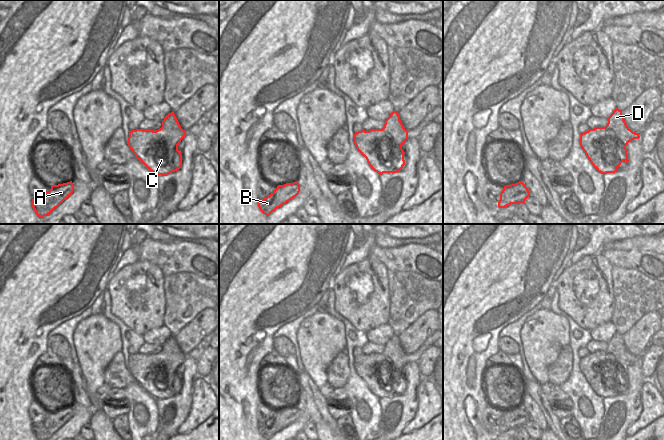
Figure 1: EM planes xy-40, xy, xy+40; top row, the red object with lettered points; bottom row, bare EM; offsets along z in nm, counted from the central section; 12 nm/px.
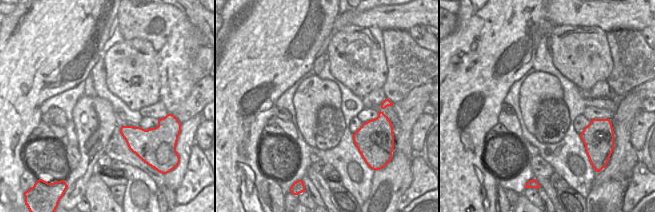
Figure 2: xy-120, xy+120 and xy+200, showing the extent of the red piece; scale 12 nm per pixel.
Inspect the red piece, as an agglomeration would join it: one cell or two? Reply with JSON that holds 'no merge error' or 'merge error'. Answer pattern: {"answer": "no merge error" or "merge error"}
{"answer": "no merge error"}

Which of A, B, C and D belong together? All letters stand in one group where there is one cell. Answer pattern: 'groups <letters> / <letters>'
groups A B C D

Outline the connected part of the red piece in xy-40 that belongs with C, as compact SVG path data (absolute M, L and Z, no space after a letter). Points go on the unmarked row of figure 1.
M171 336L162 345L162 351L156 355L129 355L127 368L150 396L156 400L168 399L182 390L182 378L178 369L186 358L174 336Z

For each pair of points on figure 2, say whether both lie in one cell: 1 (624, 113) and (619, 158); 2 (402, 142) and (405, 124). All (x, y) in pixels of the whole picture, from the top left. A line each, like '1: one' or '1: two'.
1: one
2: one

